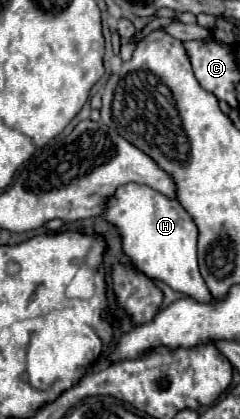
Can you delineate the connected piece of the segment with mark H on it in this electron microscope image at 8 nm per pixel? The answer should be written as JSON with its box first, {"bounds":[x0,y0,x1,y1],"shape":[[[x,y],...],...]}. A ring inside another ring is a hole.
{"bounds":[105,183,215,301],"shape":[[[127,183],[109,201],[105,219],[119,229],[123,251],[141,273],[165,281],[171,289],[195,297],[195,301],[215,301],[197,267],[197,227],[177,201],[147,185]]]}

